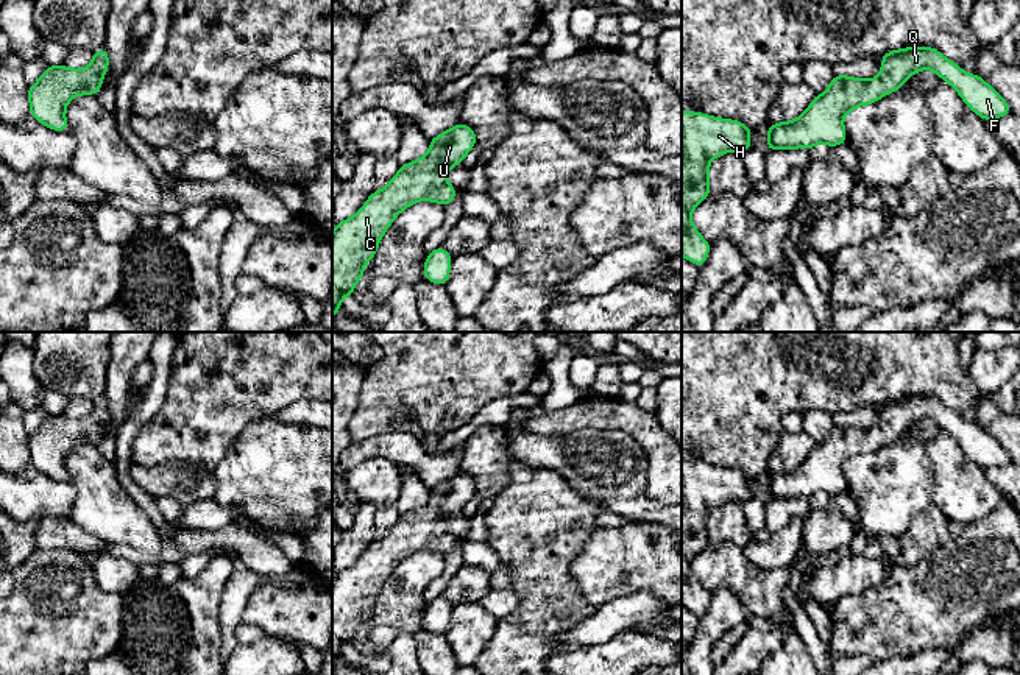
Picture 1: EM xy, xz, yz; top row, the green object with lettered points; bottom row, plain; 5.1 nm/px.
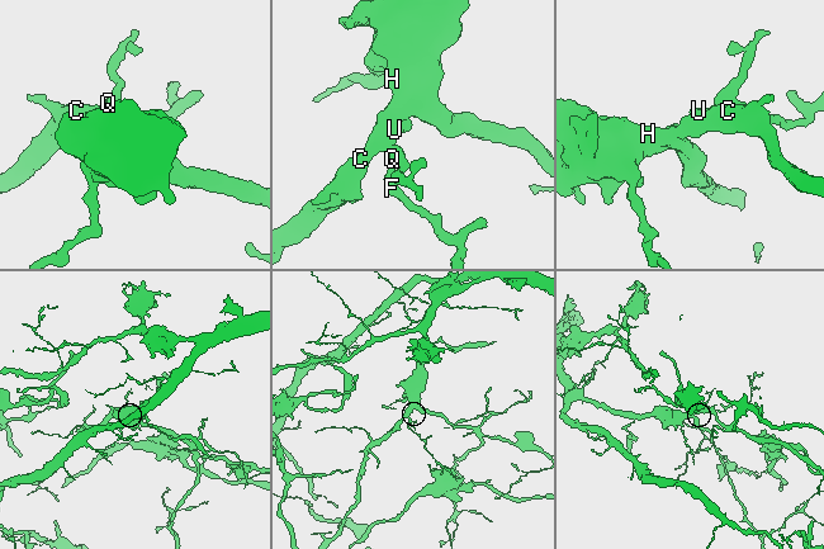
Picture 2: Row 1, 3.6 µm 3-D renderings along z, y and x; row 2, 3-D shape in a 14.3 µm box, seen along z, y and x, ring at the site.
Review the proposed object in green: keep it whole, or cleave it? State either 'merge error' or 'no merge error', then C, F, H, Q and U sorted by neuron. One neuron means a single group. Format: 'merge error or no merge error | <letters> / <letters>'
no merge error | C F H Q U

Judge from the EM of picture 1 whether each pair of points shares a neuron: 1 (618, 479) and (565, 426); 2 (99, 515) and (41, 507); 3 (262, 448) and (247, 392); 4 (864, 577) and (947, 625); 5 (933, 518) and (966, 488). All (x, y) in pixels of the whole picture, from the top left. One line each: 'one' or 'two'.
1: two
2: two
3: two
4: two
5: two

